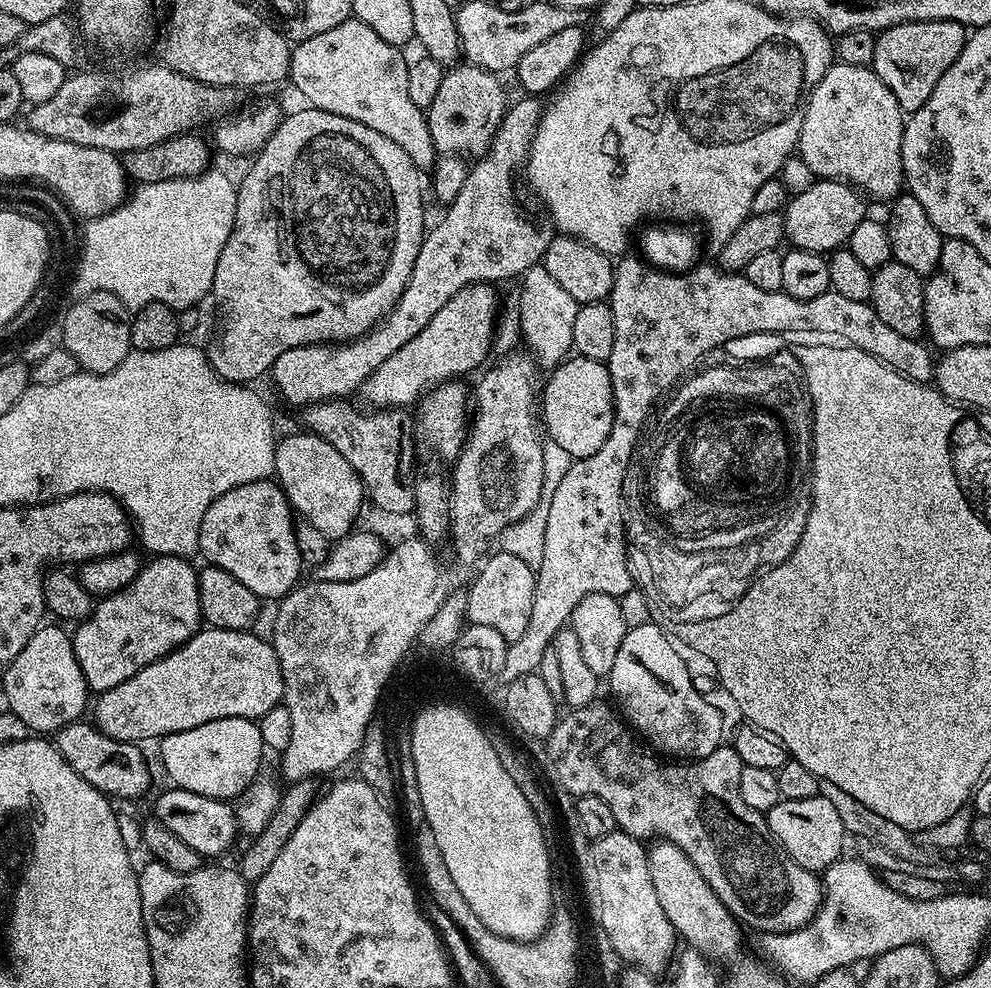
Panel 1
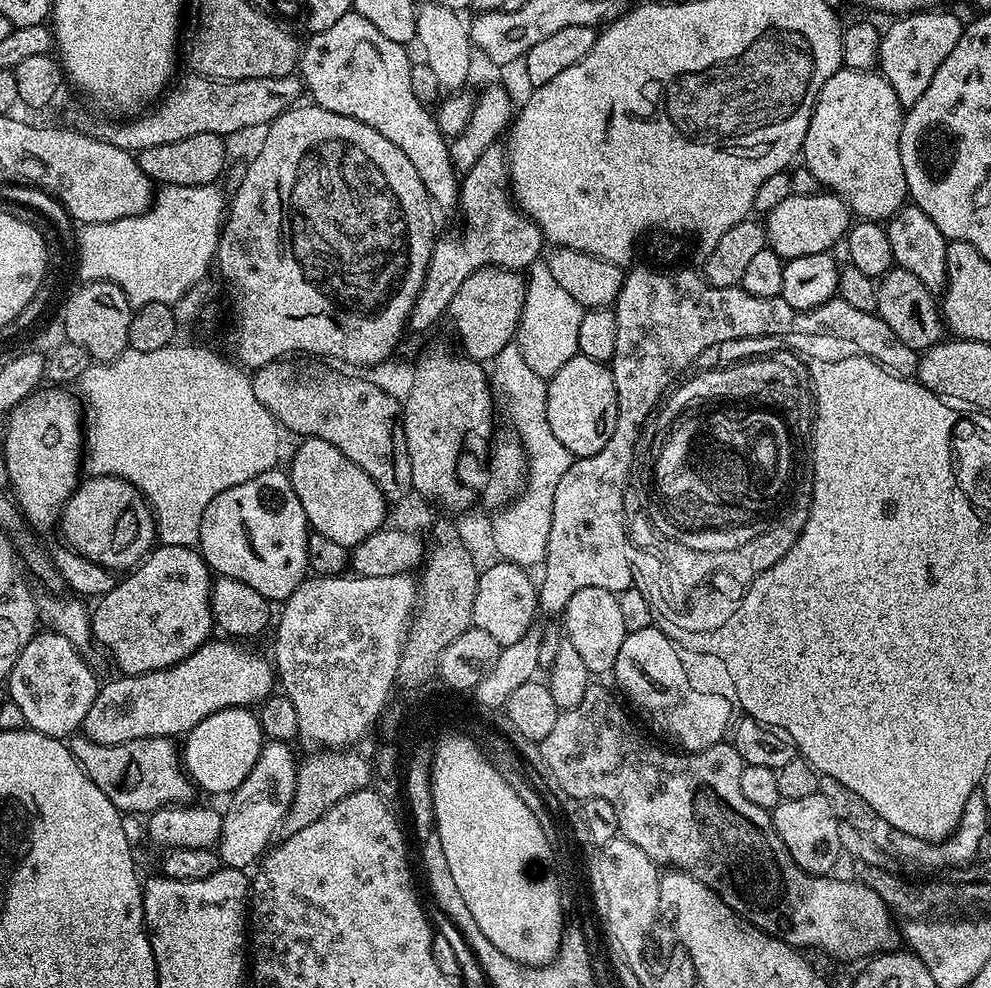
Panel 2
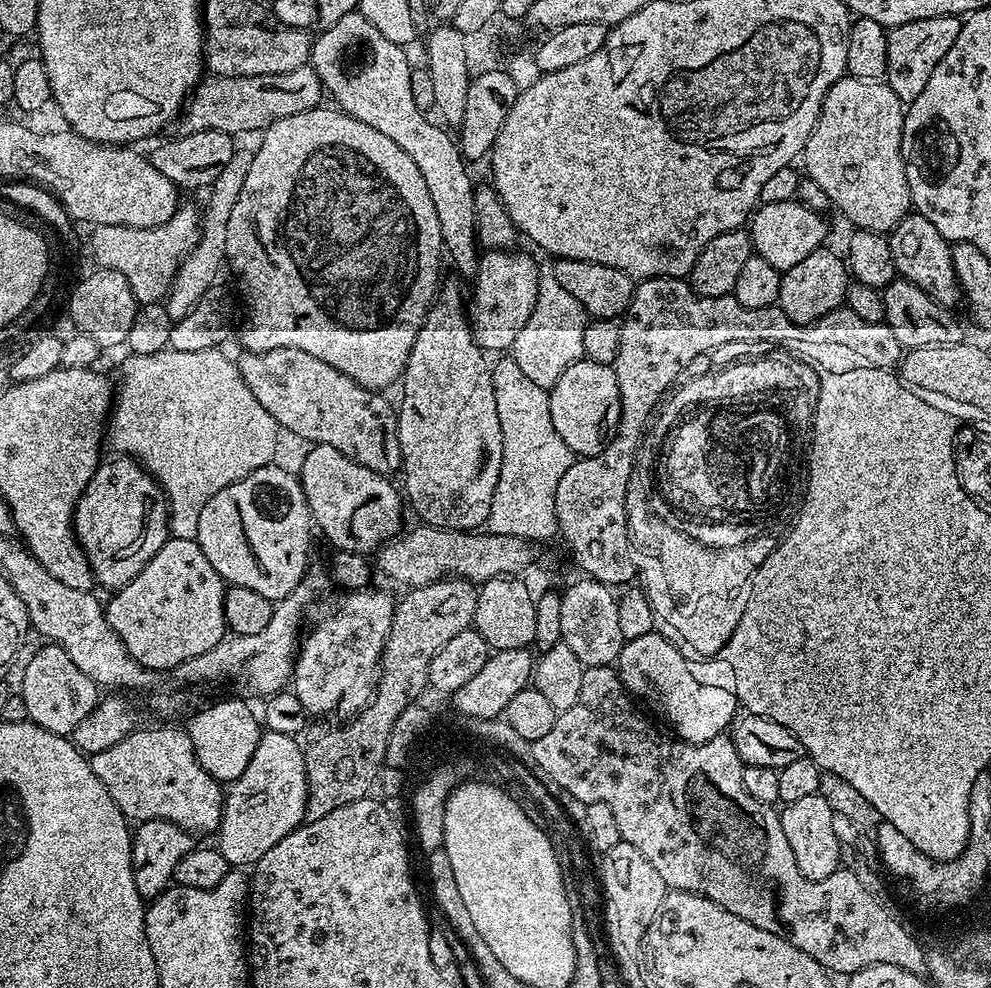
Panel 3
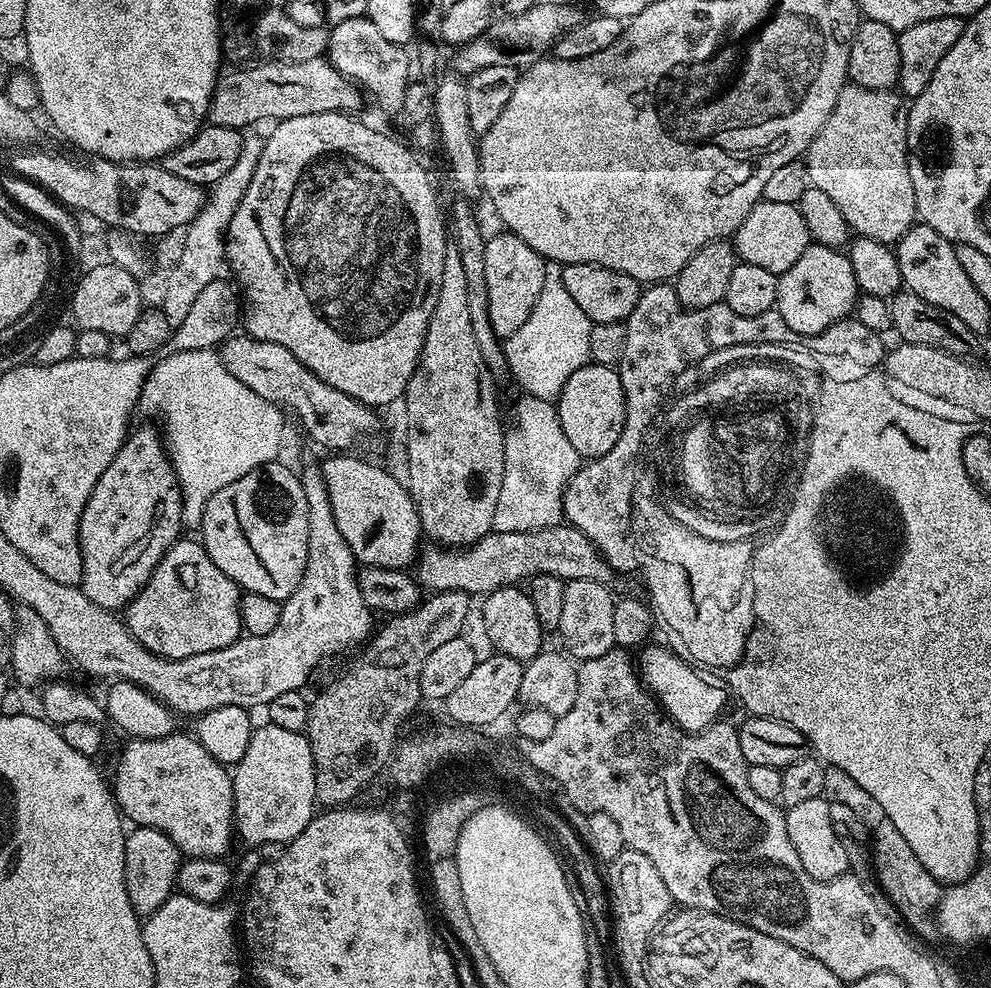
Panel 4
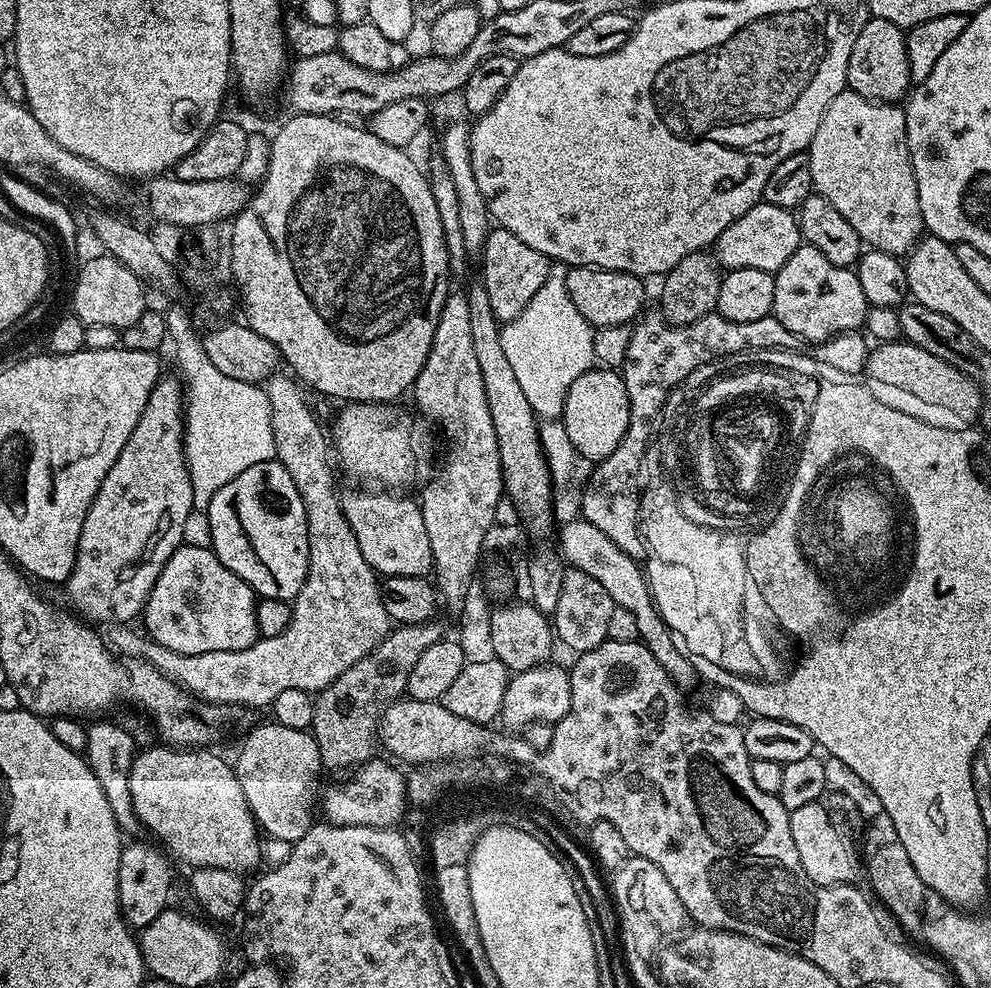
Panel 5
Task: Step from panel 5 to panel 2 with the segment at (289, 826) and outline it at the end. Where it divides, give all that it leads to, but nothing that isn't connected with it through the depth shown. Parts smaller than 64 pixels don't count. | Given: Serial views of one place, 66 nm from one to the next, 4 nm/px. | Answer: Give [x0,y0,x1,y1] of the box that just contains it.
[216,741,298,871]

